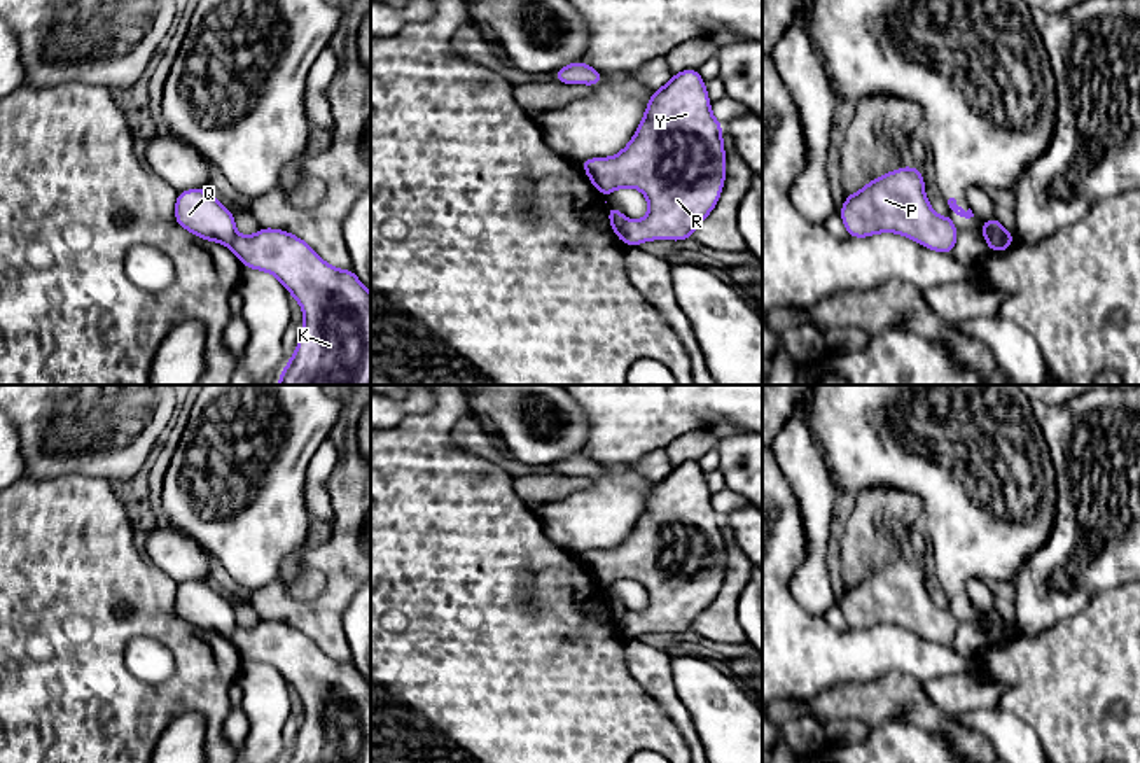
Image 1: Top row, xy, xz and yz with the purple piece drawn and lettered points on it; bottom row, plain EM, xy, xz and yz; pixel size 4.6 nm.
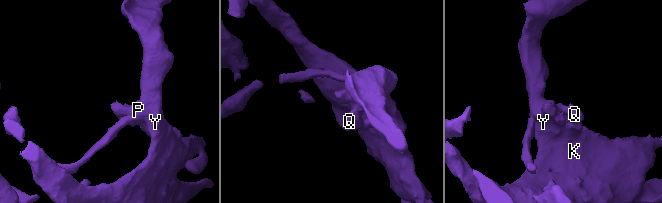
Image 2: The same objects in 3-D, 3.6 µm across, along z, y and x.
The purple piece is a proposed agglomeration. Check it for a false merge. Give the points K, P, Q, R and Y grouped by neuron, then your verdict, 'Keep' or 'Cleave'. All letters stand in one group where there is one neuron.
Groups: K P R Y / Q. Cleave

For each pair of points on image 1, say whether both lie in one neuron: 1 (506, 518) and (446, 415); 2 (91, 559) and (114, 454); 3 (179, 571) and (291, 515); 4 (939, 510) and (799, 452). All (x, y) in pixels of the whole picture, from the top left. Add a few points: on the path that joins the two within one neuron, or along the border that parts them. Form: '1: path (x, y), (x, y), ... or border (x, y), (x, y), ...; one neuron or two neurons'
1: path (479, 492), (441, 454), (441, 441); one neuron
2: border (69, 473), (100, 475), (109, 482); two neurons
3: border (179, 529), (186, 531), (214, 557); two neurons
4: border (806, 426), (829, 476); two neurons

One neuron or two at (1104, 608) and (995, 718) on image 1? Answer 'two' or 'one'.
two

